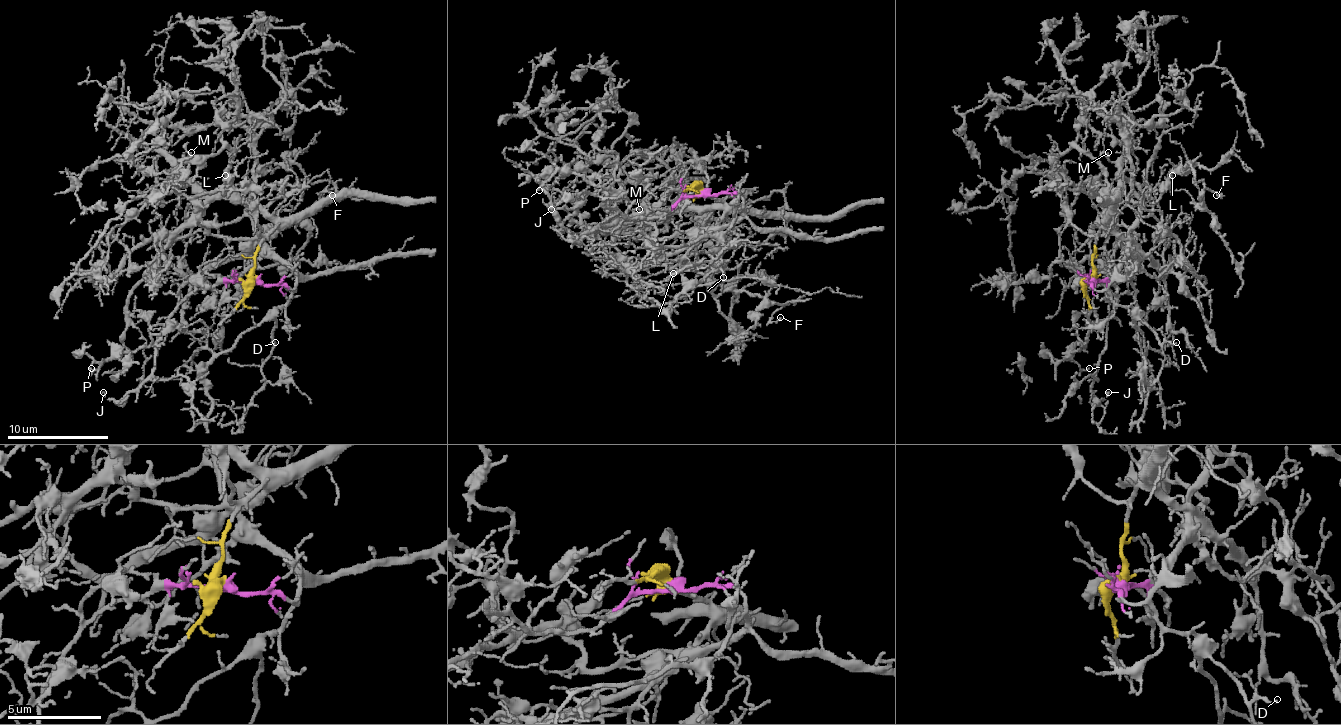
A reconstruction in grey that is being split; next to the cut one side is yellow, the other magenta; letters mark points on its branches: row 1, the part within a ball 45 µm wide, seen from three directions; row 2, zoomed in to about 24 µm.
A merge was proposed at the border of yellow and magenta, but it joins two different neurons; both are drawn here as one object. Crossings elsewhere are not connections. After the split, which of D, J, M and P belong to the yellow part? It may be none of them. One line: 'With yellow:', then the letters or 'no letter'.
With yellow: M

